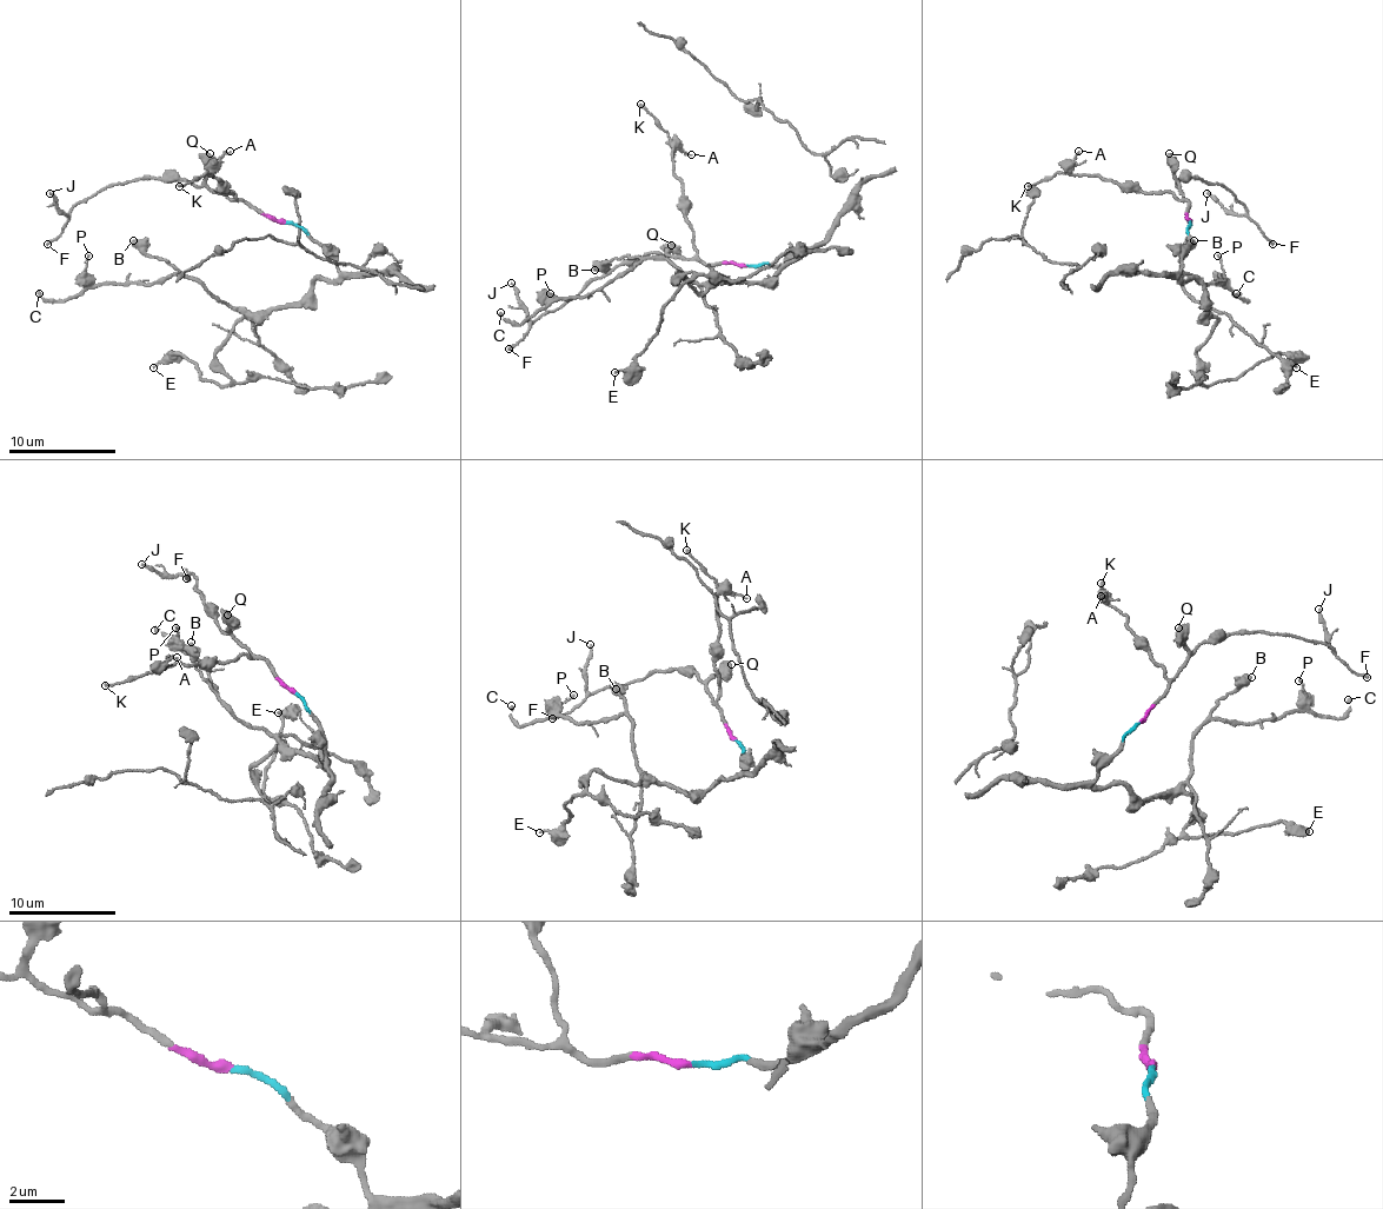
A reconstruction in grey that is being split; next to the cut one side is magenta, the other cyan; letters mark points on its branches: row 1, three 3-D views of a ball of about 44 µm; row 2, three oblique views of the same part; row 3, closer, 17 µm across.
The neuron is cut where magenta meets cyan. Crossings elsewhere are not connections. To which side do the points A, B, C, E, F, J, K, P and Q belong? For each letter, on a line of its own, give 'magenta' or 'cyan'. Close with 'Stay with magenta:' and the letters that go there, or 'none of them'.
A: magenta
B: cyan
C: cyan
E: cyan
F: magenta
J: magenta
K: magenta
P: cyan
Q: magenta
Stay with magenta: A, F, J, K, Q

